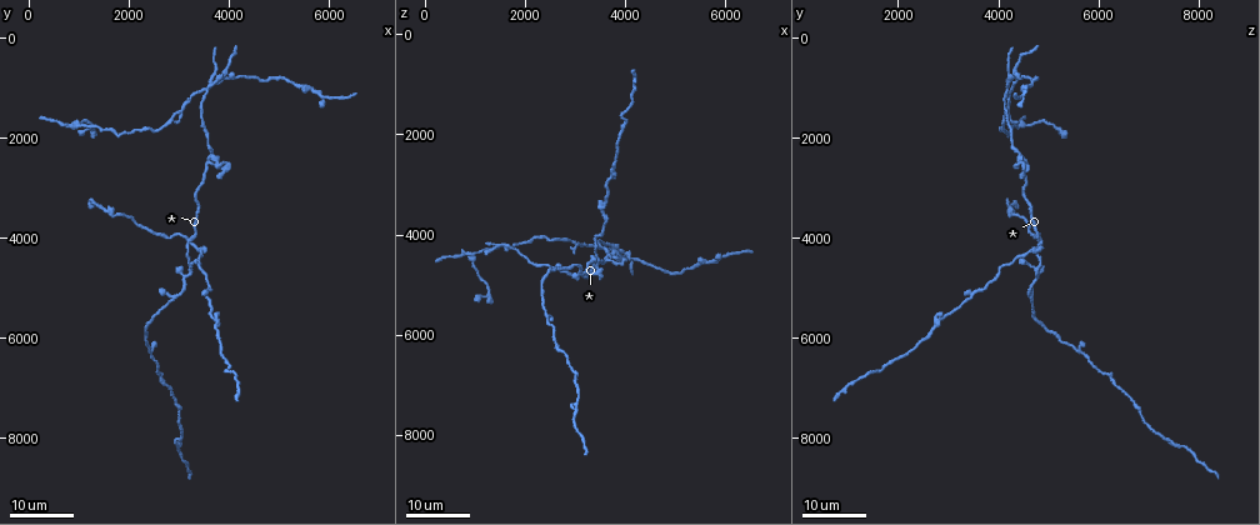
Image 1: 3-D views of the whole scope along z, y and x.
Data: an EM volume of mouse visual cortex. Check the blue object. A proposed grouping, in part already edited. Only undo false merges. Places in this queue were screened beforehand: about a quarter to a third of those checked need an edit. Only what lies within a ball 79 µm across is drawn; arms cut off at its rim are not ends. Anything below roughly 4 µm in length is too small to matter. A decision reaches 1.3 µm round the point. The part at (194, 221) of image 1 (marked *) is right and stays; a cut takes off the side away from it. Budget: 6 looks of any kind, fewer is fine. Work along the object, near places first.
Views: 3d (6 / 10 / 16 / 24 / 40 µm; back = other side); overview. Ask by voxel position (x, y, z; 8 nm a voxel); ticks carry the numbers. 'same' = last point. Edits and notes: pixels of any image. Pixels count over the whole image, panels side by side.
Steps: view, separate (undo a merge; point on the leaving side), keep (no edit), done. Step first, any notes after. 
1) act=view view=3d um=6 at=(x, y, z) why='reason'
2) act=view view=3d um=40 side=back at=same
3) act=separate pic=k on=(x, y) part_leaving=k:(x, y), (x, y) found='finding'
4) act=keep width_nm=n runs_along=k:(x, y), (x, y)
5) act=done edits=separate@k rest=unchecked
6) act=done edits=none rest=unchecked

act=view view=3d um=24 at=(900, 1650, 4450) why='two arms at a narrow angle'

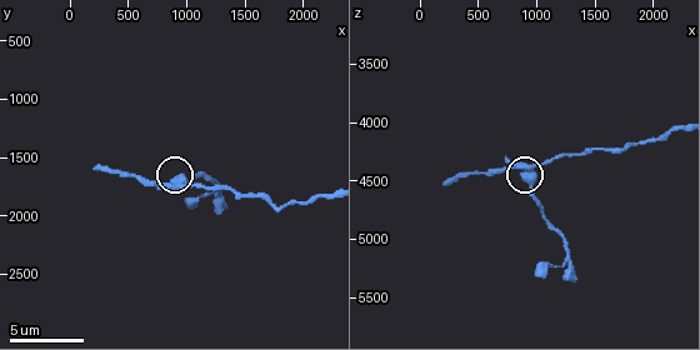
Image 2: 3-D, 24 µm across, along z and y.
act=view view=3d um=6 at=(900, 1700, 4420)

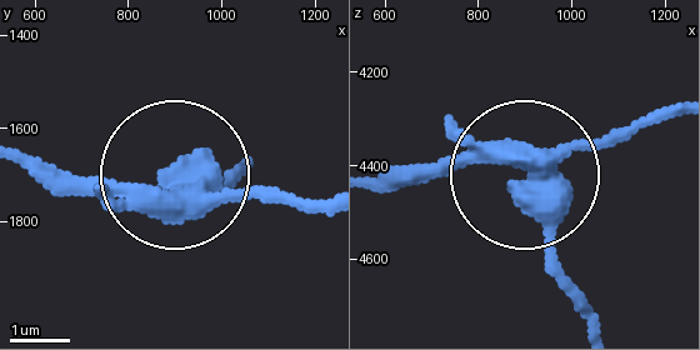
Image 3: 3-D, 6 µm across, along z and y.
act=keep width_nm=400 runs_along=3:(325, 213), (221, 198), (176, 173), (33, 173) found='continuous, no second neuron'

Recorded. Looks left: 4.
act=view view=3d um=24 at=(2900, 1600, 4150)

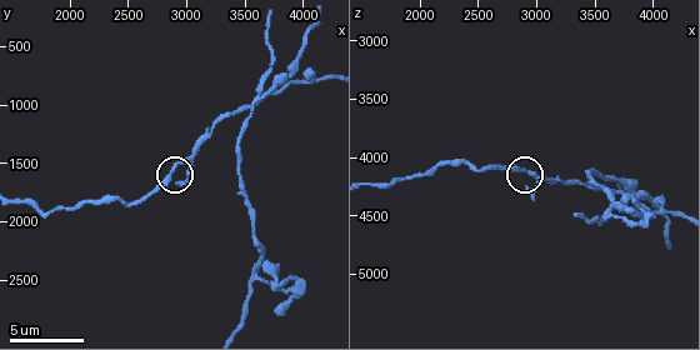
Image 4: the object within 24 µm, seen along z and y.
act=view view=3d um=10 at=(2880, 1560, 4100) why='closer look'

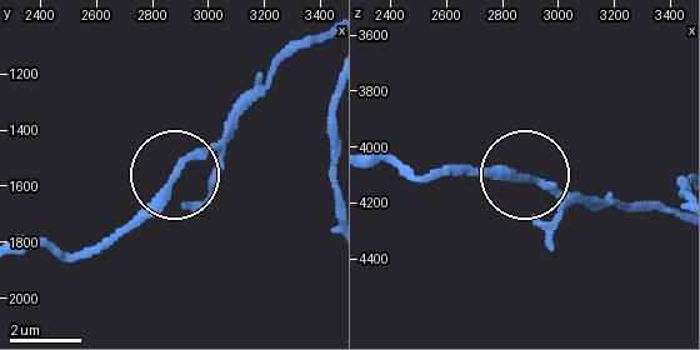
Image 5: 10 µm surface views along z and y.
act=keep runs_along=5:(679, 215), (580, 204), (526, 176), (449, 176) found='one neuron here'

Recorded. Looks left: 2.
act=view view=3d um=24 at=(3150, 4050, 4900) why='four or more arms meet'

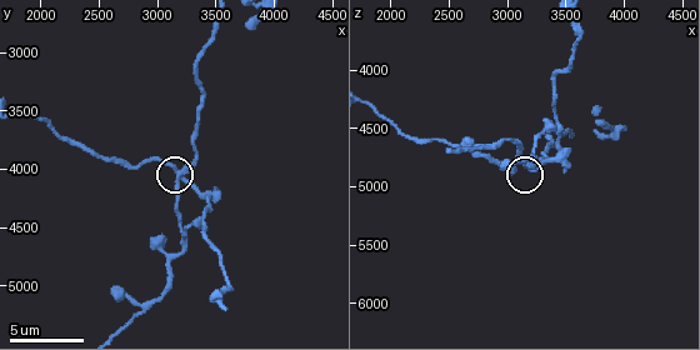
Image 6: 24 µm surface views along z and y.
act=view view=3d um=6 at=same

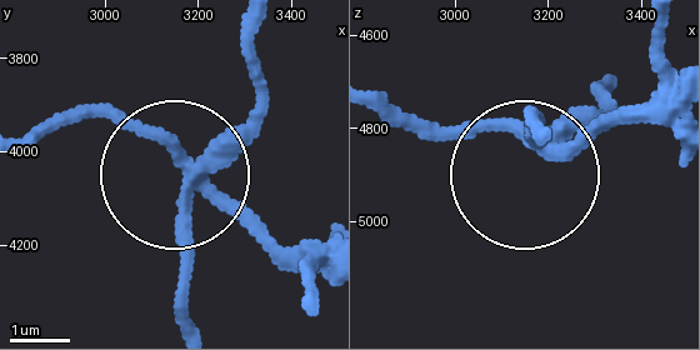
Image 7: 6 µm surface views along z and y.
act=separate pic=7 on=(130, 120) width_nm=270 part_leaving=7:(206, 181), (306, 276) found='a second neuron is stuck on'

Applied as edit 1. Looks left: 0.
act=done edits=separate@7 rest=unchecked

